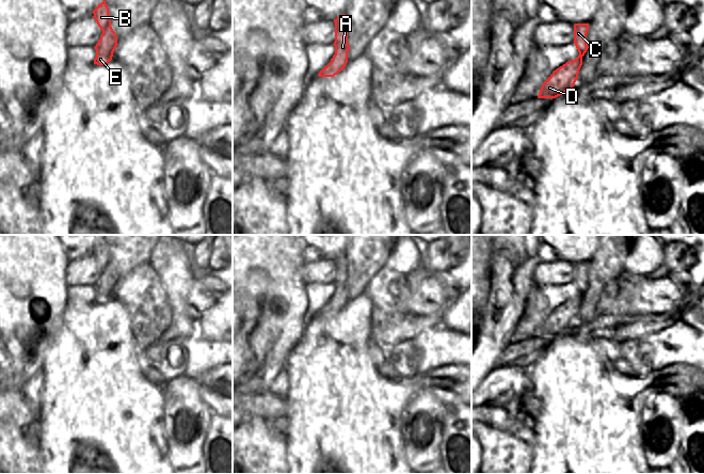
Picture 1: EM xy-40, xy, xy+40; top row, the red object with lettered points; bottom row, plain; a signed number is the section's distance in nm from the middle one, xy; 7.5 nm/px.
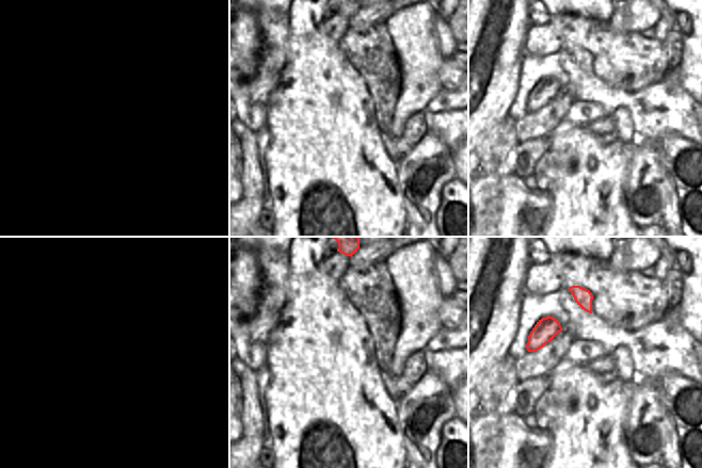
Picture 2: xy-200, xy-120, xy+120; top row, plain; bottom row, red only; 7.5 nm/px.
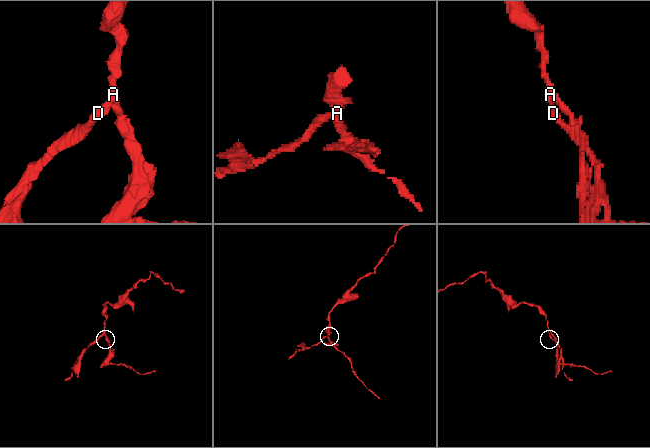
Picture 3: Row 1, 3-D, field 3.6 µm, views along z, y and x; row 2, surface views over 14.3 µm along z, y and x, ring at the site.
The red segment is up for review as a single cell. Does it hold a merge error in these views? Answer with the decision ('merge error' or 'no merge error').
merge error

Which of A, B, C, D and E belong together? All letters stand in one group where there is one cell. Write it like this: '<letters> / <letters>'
A B C E / D

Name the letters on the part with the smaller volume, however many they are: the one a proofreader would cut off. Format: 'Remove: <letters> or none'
Remove: D

